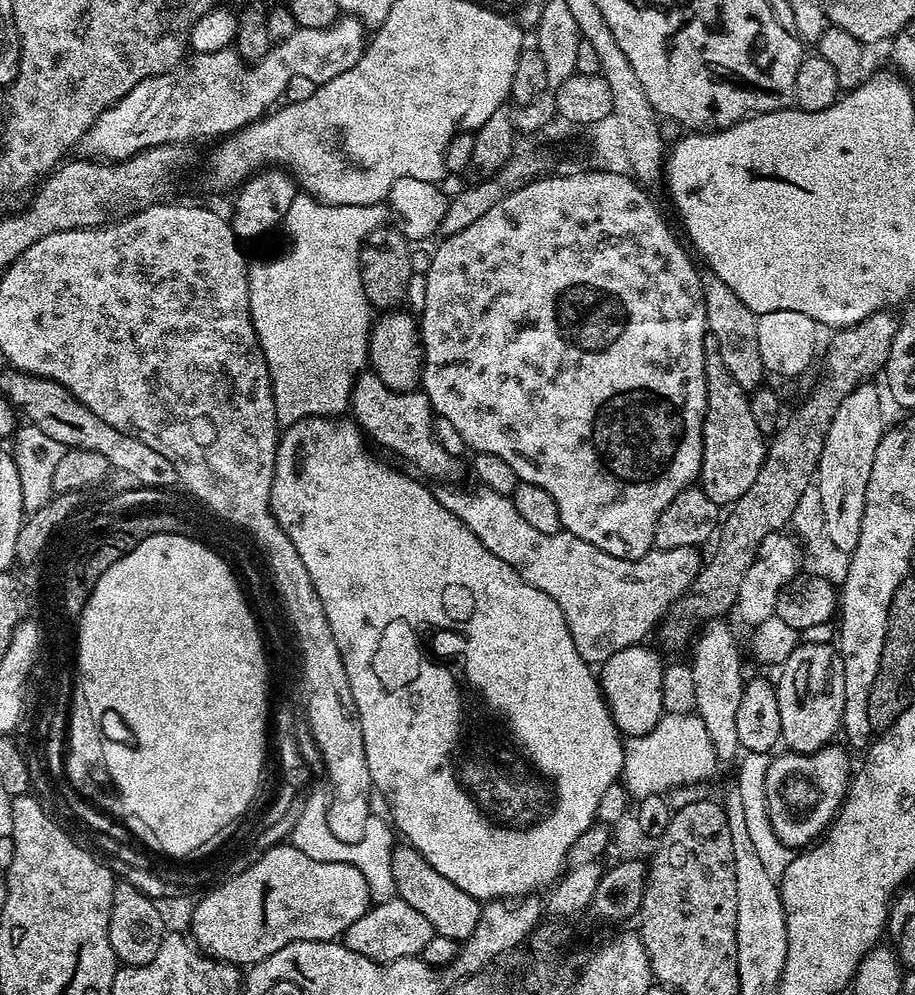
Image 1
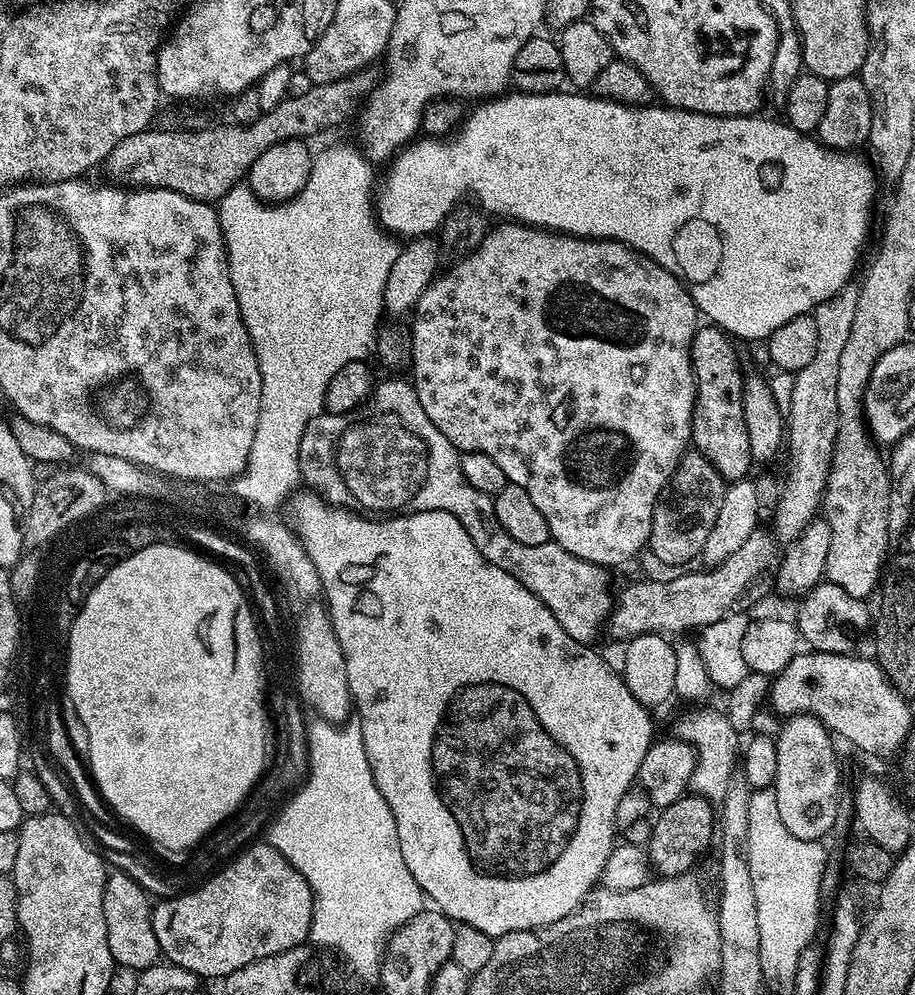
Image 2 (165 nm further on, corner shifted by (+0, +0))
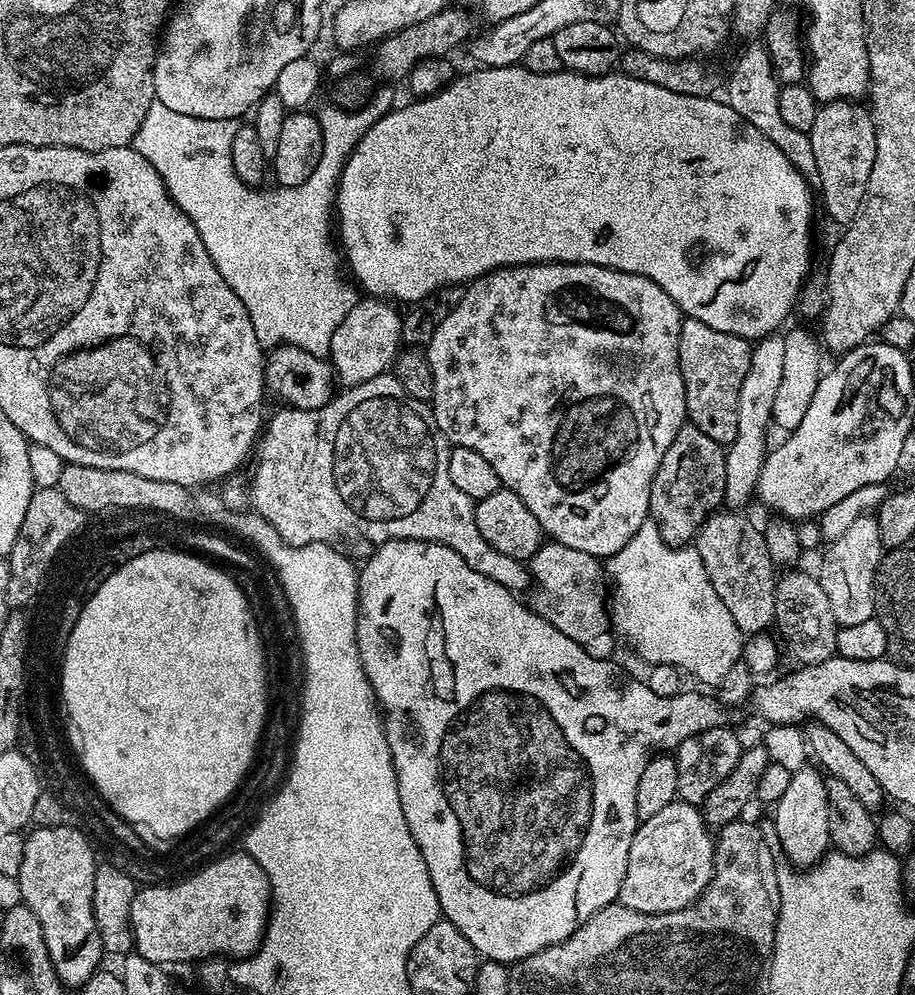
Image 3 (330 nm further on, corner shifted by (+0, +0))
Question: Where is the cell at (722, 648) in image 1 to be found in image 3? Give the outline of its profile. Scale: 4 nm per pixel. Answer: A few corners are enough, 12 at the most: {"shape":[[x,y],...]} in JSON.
{"shape":[[784,337],[755,341],[726,448],[724,504],[756,496],[785,369]]}

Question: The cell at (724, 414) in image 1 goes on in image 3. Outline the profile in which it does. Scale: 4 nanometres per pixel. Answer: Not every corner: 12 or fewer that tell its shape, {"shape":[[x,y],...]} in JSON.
{"shape":[[681,319],[688,420],[725,446],[753,345]]}

